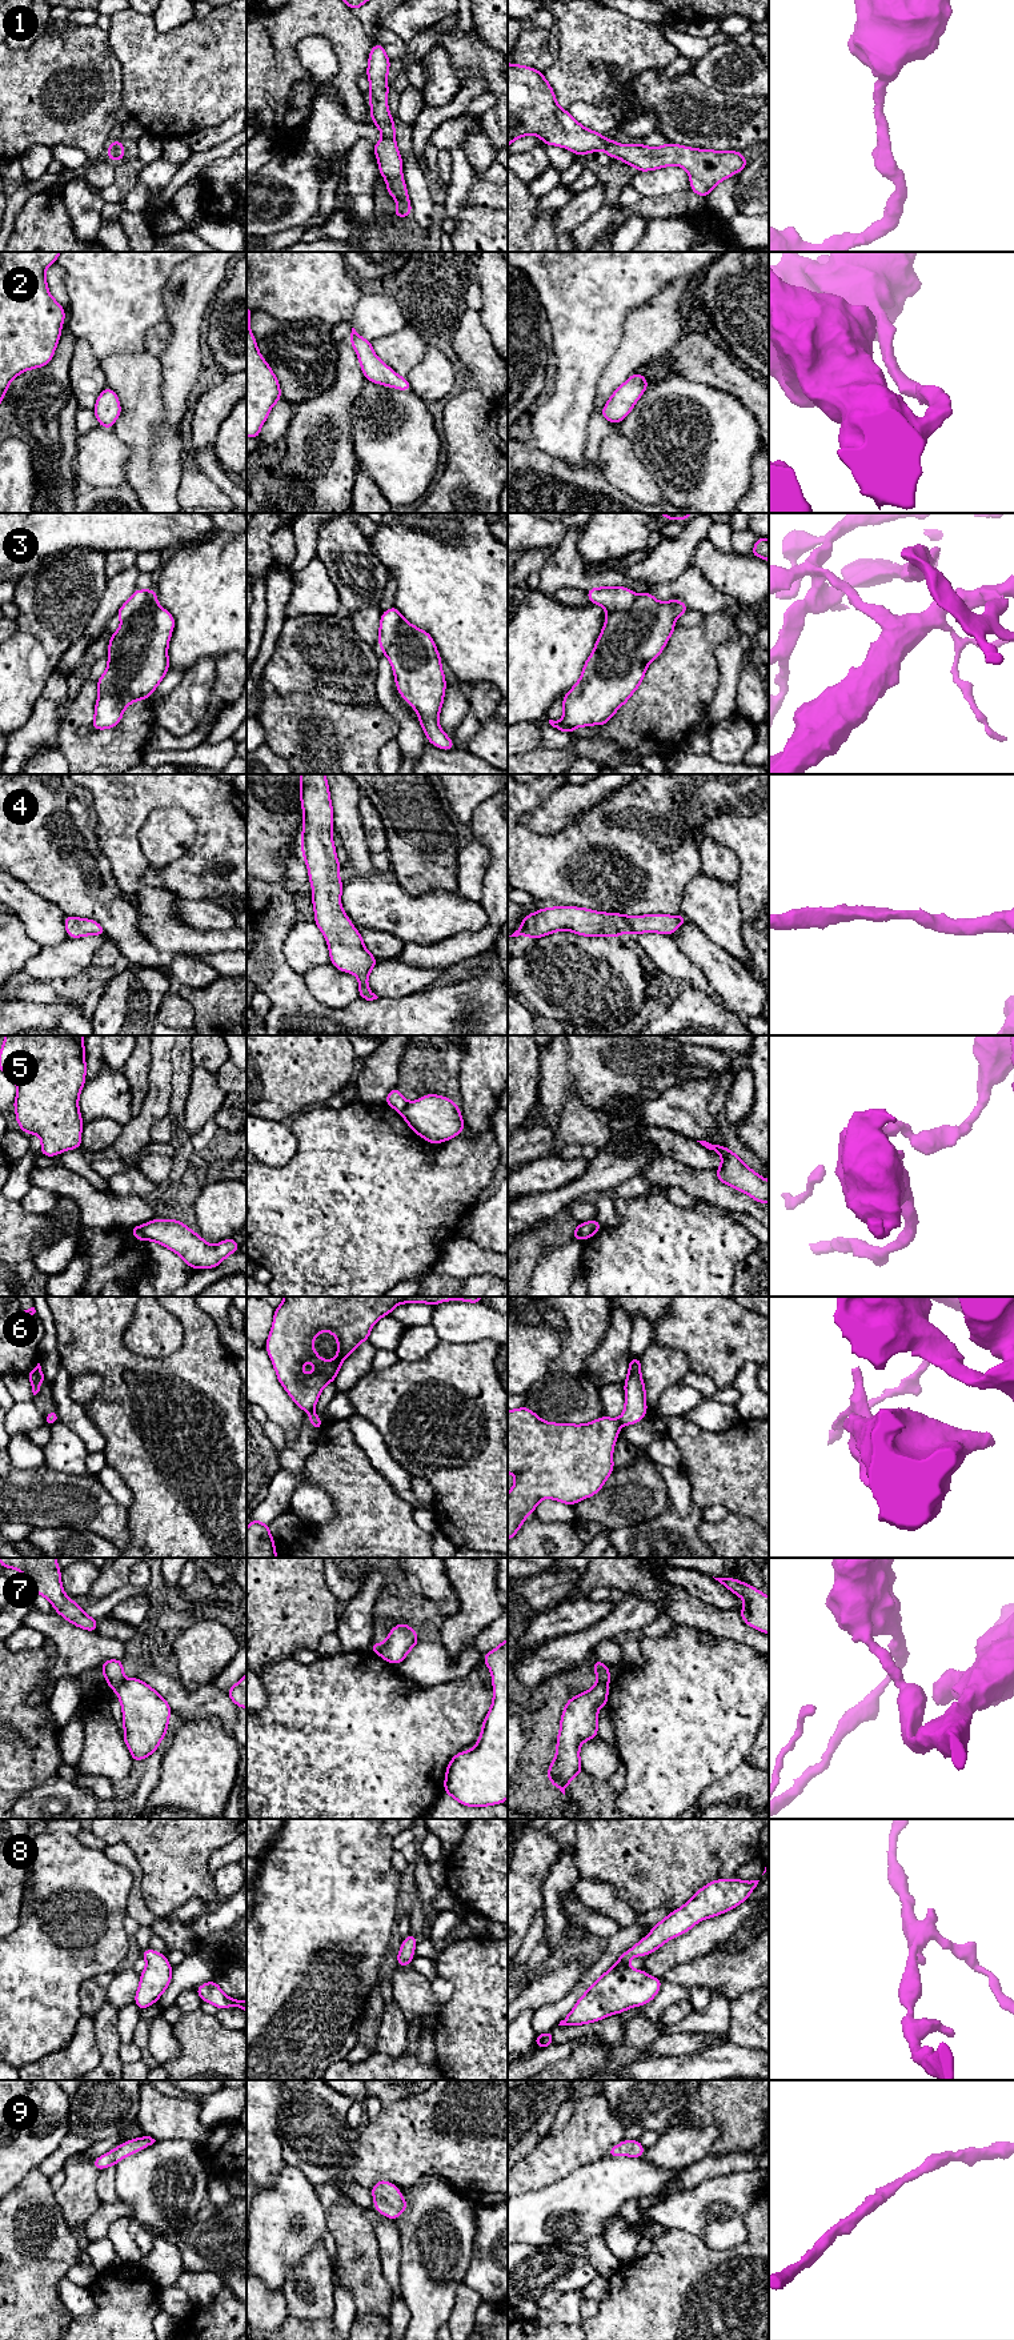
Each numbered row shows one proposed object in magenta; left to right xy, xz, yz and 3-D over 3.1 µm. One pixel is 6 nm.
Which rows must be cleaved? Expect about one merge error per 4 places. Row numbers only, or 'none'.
3, 5, 6, 7

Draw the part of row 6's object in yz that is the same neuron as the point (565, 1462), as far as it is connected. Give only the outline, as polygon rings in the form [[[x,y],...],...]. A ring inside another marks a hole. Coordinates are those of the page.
[[[525,1406],[508,1411],[508,1474],[516,1474],[508,1492],[508,1540],[516,1535],[526,1516],[536,1511],[541,1499],[573,1506],[602,1488],[614,1470],[613,1447],[621,1426],[620,1419],[608,1417],[572,1425],[545,1422]]]

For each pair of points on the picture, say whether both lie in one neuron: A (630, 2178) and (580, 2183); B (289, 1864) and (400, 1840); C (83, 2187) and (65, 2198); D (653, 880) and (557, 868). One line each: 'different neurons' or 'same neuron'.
A: same neuron
B: different neurons
C: same neuron
D: same neuron

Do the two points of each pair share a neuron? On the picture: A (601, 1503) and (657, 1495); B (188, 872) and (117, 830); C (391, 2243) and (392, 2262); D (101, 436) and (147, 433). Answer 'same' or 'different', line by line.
A: same
B: same
C: same
D: different

